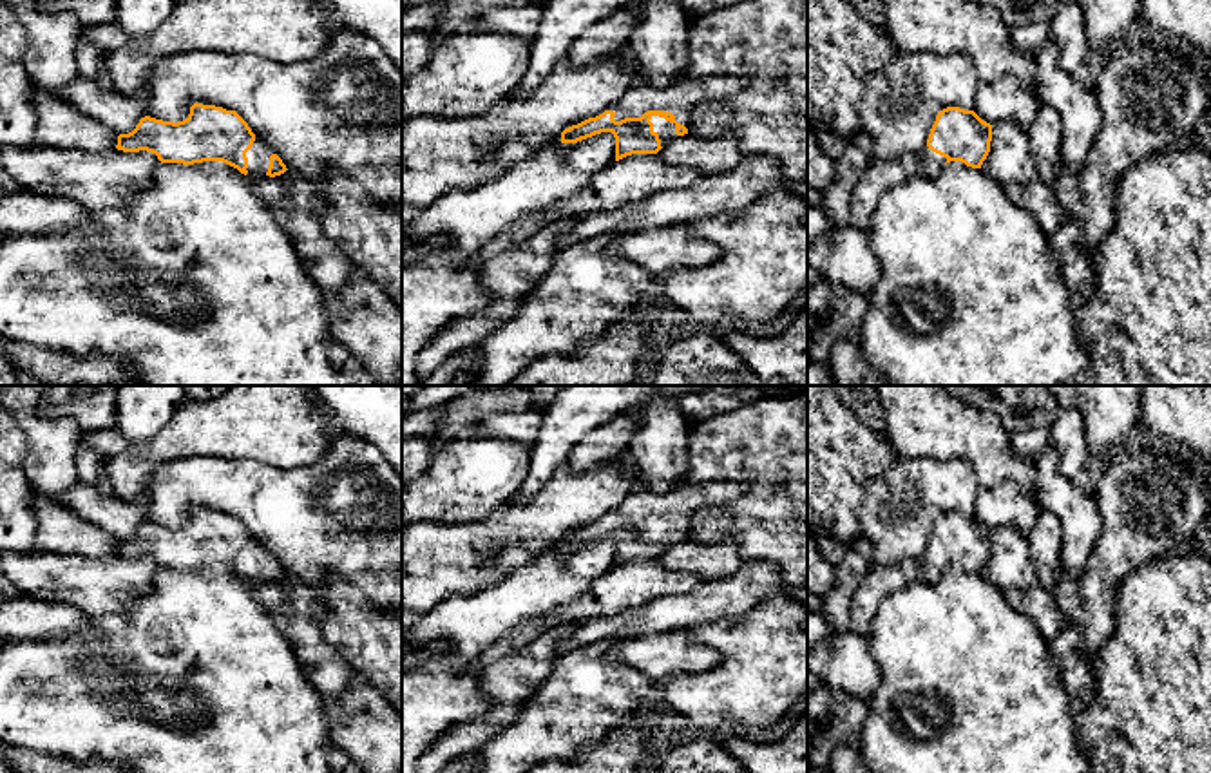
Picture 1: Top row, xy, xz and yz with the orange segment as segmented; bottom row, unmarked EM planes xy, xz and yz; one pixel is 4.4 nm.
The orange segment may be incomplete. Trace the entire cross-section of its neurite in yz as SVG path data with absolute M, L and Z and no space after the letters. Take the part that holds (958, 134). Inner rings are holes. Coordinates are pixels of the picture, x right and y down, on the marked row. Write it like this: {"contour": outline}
{"contour": "M947 107L938 112L927 147L916 156L918 172L936 177L950 161L981 168L990 152L992 125L974 110Z"}

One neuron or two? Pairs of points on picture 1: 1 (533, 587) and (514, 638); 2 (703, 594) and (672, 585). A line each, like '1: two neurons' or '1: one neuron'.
1: two neurons
2: two neurons

